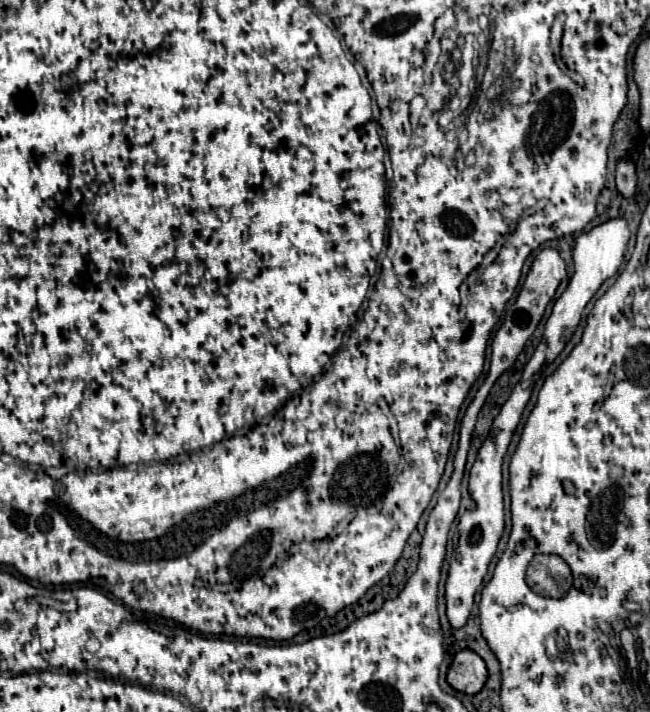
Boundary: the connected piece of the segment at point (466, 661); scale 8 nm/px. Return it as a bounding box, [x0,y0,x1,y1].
[446,650,488,696]

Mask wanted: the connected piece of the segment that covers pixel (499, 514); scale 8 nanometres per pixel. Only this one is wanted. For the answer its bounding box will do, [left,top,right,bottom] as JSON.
[446,384,532,628]

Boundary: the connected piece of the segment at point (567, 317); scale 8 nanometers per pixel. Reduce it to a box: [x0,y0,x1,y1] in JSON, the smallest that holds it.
[522,218,630,382]

